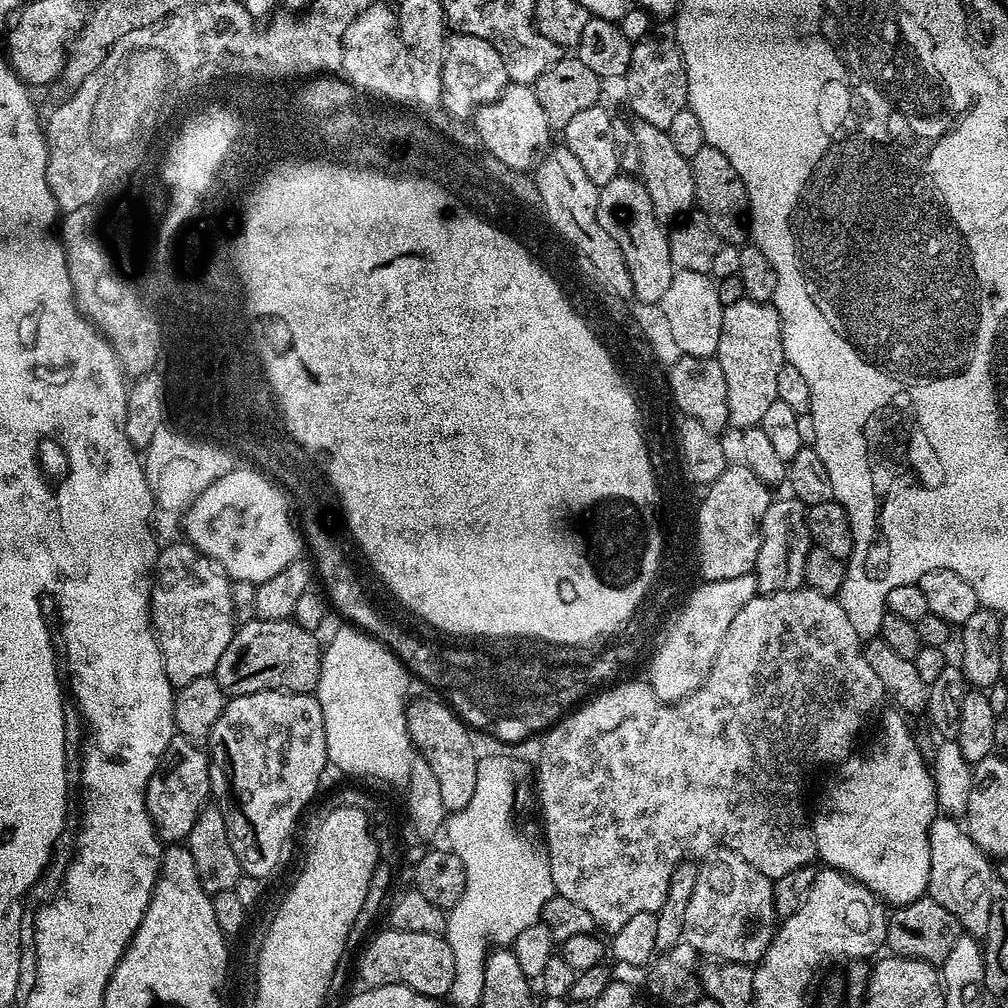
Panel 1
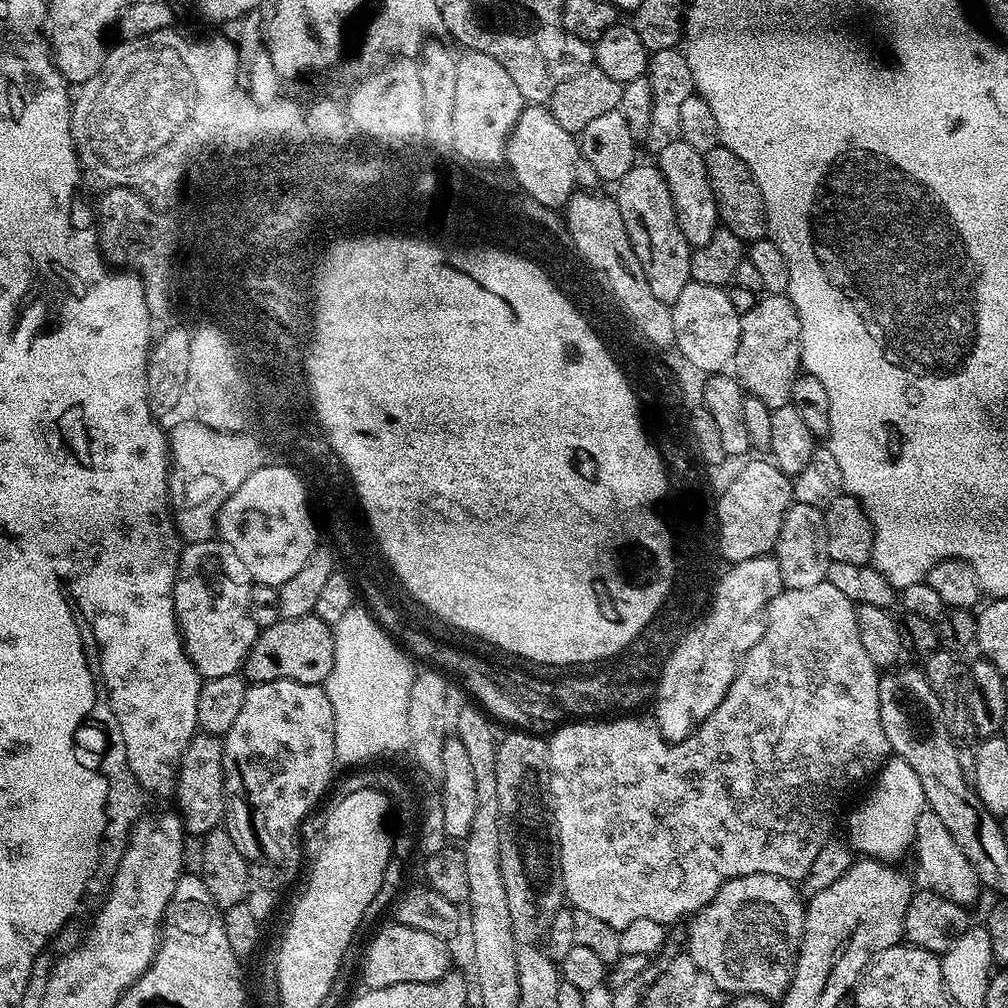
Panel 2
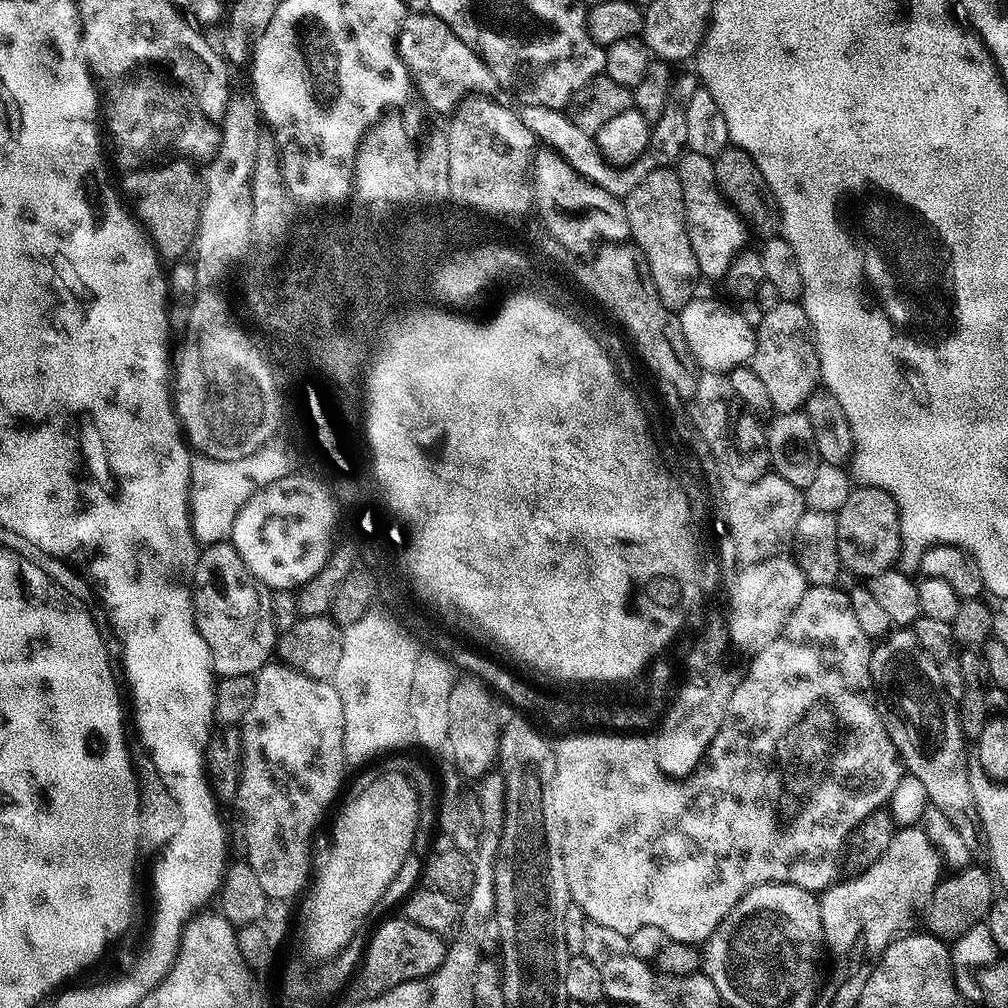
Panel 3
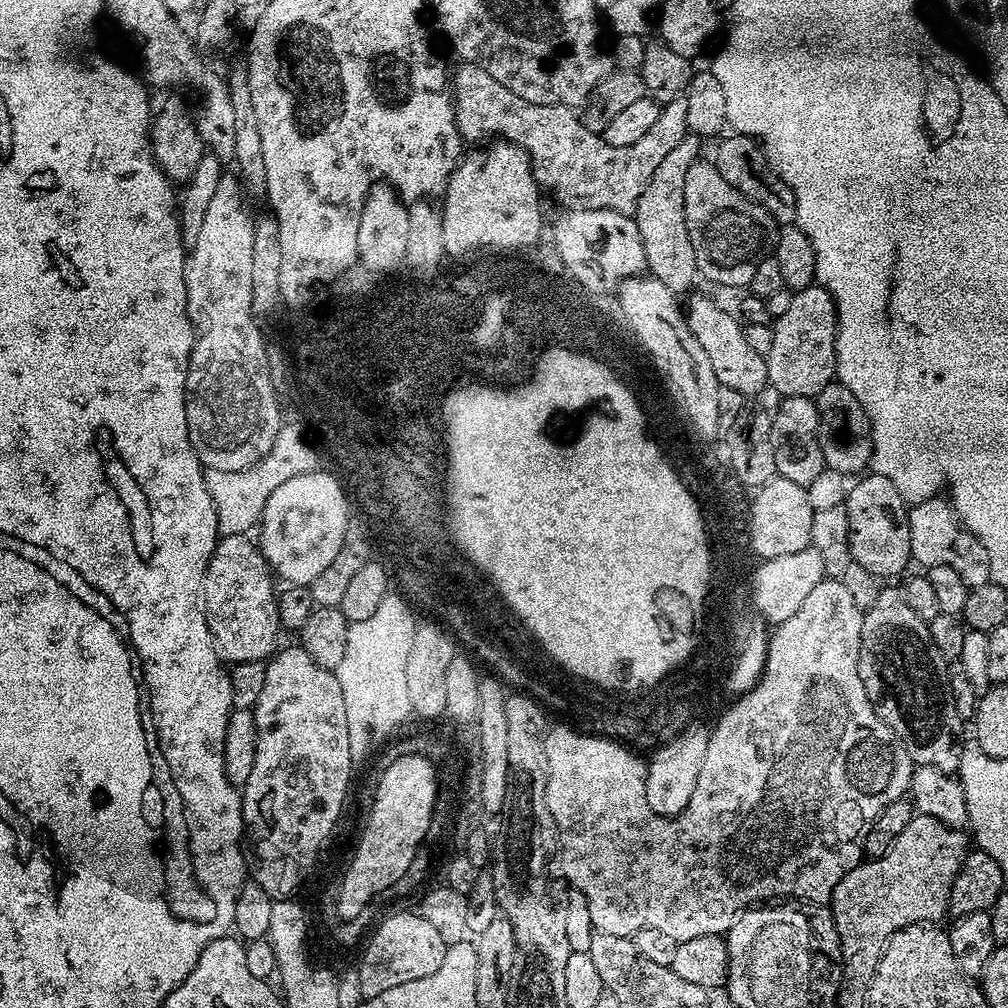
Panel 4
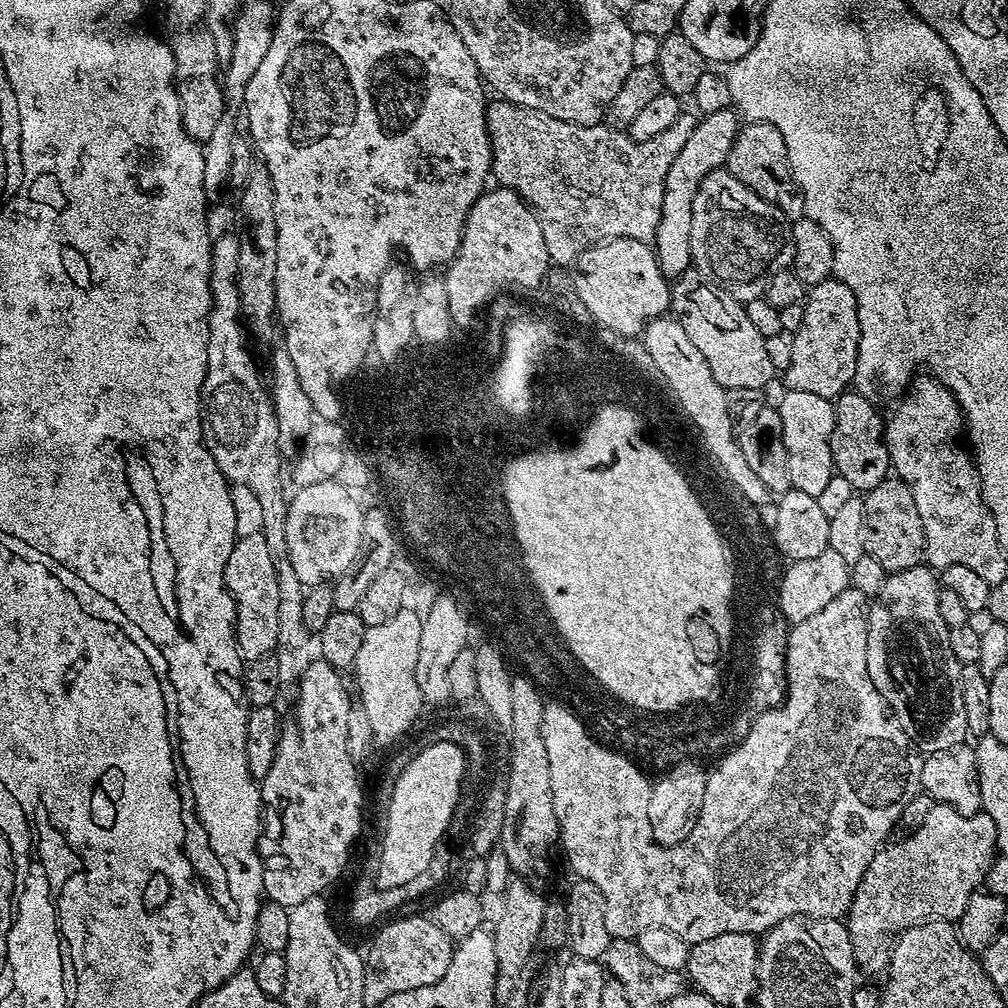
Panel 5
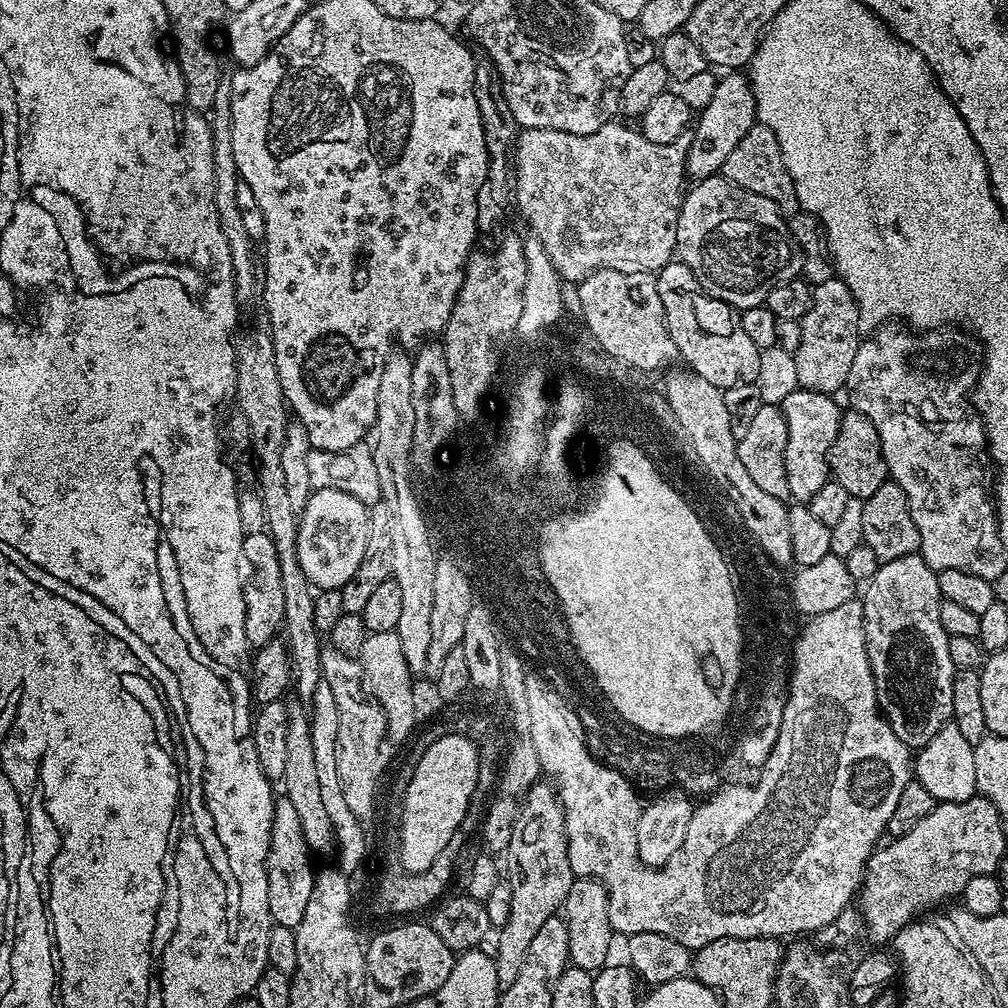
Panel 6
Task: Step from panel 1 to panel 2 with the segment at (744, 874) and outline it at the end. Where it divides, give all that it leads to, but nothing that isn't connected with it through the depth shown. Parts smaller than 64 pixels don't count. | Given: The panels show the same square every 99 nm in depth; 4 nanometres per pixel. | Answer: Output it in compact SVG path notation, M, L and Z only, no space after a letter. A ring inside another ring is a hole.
M746 874L725 880L714 898L695 916L691 917L688 928L687 955L692 957L716 984L721 993L743 994L749 992L755 996L769 998L783 997L792 981L792 967L796 964L796 954L800 947L801 929L788 928L788 924L797 923L802 908L802 894L795 883L774 874Z

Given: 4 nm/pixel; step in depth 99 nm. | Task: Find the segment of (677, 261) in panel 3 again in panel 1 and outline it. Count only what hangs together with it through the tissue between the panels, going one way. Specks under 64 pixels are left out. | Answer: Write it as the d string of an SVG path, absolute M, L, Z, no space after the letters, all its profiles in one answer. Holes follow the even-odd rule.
M621 174L606 186L599 188L598 222L602 222L602 230L618 242L628 257L628 272L633 284L633 294L641 305L659 305L670 287L674 269L670 258L670 242L668 232L663 228L661 217L657 216L652 205L650 194L643 179L635 175Z

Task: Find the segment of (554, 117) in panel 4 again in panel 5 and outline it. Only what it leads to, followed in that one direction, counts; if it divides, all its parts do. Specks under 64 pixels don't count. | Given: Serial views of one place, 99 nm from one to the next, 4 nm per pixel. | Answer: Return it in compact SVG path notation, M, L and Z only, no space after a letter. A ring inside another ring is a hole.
M493 99L486 108L488 139L492 149L491 175L496 184L510 188L531 208L542 230L548 259L553 265L568 266L594 244L609 238L648 238L654 232L654 202L664 195L664 179L672 160L682 150L694 123L691 115L681 115L653 140L637 142L603 123L568 124L519 108L509 100Z

